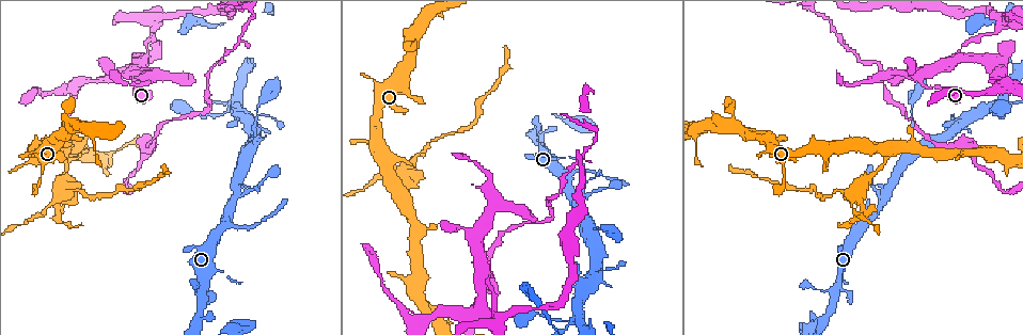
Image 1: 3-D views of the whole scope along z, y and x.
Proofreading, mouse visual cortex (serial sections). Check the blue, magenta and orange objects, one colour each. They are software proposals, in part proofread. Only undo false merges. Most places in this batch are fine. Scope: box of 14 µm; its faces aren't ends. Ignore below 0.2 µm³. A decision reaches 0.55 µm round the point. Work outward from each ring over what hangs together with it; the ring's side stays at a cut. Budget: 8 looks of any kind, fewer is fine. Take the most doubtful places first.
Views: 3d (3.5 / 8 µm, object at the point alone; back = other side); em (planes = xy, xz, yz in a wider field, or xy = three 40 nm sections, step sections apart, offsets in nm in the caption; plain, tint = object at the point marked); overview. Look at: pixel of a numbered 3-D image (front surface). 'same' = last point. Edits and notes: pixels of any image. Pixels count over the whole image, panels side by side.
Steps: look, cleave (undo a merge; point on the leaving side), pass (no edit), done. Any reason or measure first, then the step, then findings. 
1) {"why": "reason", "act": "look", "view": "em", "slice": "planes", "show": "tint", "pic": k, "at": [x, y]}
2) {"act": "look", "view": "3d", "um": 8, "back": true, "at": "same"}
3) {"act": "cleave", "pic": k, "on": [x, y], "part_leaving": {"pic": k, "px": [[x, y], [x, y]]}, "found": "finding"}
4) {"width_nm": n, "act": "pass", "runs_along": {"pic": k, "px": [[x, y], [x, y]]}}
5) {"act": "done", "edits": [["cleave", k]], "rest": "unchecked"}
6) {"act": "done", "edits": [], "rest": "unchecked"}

{"why": "three arms meet", "act": "look", "view": "3d", "um": 3.5, "pic": 1, "at": [887, 157]}

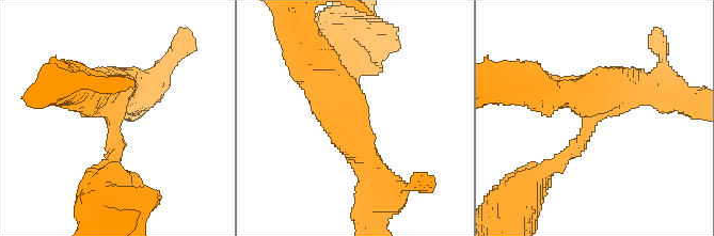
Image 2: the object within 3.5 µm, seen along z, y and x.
{"arms": 3, "arm_widths_nm": [200, 350, 500], "why": "now the EM", "act": "look", "view": "em", "slice": "xy", "step": 1, "show": "tint", "pic": 2, "at": [346, 116]}

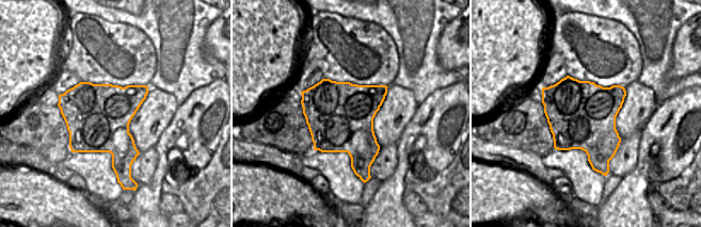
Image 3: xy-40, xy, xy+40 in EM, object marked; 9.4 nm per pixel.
{"act": "cleave", "pic": 2, "on": [558, 157], "part_leaving": {"pic": 2, "px": [[586, 131], [514, 204]]}, "found": "two cells meet here"}

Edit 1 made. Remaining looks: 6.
{"why": "see it whole again", "act": "look", "view": "overview"}

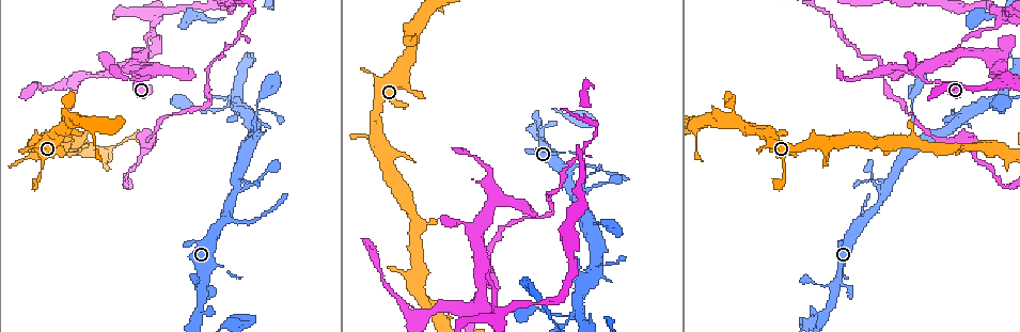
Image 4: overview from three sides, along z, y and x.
{"act": "look", "view": "3d", "um": 8, "pic": 4, "at": [591, 227]}

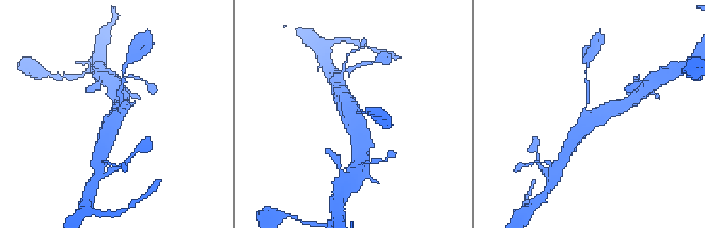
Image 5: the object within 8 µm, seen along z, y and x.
{"arms": 3, "arm_widths_nm": [150, 400, 450], "act": "look", "view": "em", "slice": "xy", "step": 1, "show": "tint", "pic": 5, "at": [115, 118]}

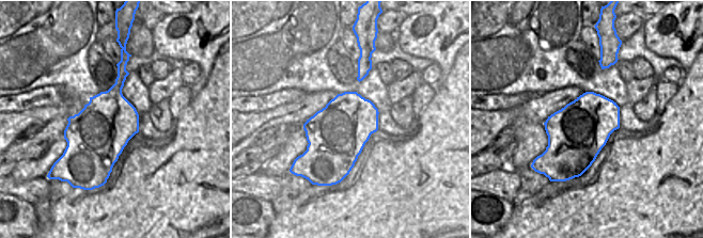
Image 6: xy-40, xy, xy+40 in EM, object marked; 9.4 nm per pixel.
{"act": "pass", "runs_along": {"pic": 5, "px": [[572, 141], [592, 116], [615, 108]]}, "found": "all the same cell"}

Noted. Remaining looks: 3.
{"why": "four arms meet", "act": "look", "view": "3d", "um": 3.5, "back": true, "pic": 4, "at": [580, 309]}

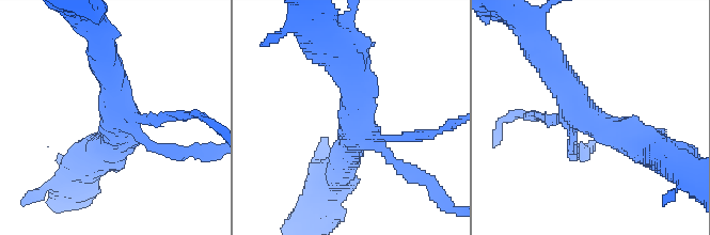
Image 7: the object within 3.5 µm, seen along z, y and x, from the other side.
{"arms": 4, "arm_widths_nm": [150, 150, 450, 500], "act": "look", "view": "em", "slice": "xy", "step": 3, "show": "tint", "pic": 7, "at": [359, 126]}

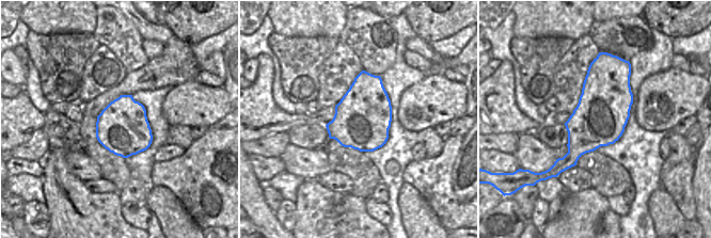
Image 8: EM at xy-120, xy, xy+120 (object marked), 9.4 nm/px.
{"act": "pass", "runs_along": {"pic": 7, "px": [[348, 64], [358, 125], [375, 138], [417, 136]]}, "found": "continuous, no second cell"}

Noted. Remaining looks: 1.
{"act": "done", "edits": [["cleave", 2]], "rest": "unchecked"}

